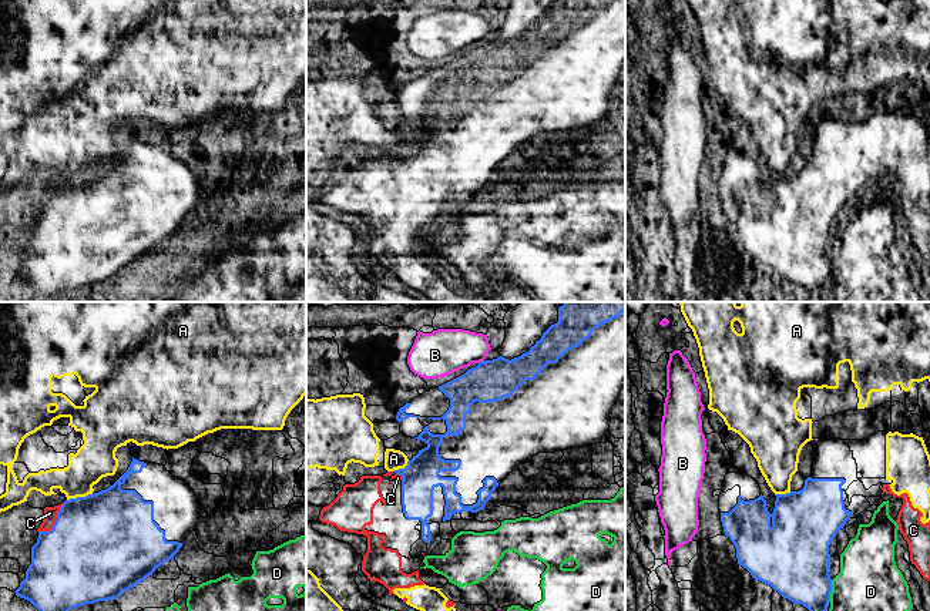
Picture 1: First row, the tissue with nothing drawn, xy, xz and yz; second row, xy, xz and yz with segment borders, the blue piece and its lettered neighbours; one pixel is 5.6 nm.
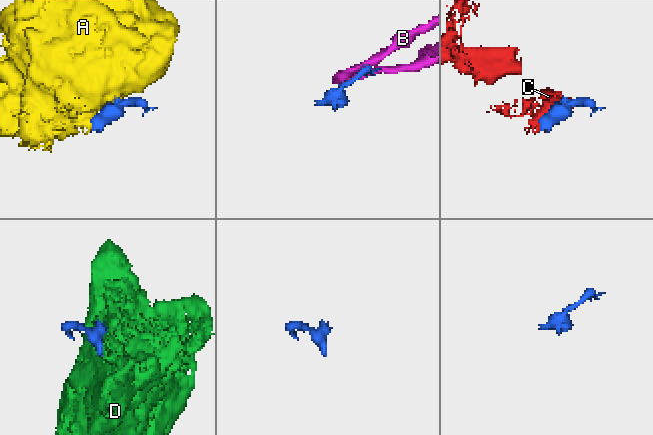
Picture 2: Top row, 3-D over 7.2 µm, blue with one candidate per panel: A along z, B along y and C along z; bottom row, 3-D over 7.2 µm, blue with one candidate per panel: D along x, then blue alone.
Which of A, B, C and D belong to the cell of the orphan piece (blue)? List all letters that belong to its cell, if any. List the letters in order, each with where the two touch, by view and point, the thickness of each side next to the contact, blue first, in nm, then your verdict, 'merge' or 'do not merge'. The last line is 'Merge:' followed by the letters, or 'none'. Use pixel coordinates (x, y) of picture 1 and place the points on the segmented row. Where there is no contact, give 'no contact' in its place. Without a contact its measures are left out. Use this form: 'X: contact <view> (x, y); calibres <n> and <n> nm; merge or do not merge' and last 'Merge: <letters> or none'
A: contact xy (79, 497); calibres 480 and 220 nm; merge
B: contact xz (480, 362); calibres 240 and 260 nm; do not merge
C: contact xy (54, 523); calibres 500 and 80 nm; do not merge
D: contact yz (831, 591); calibres 380 and 340 nm; do not merge
Merge: A

